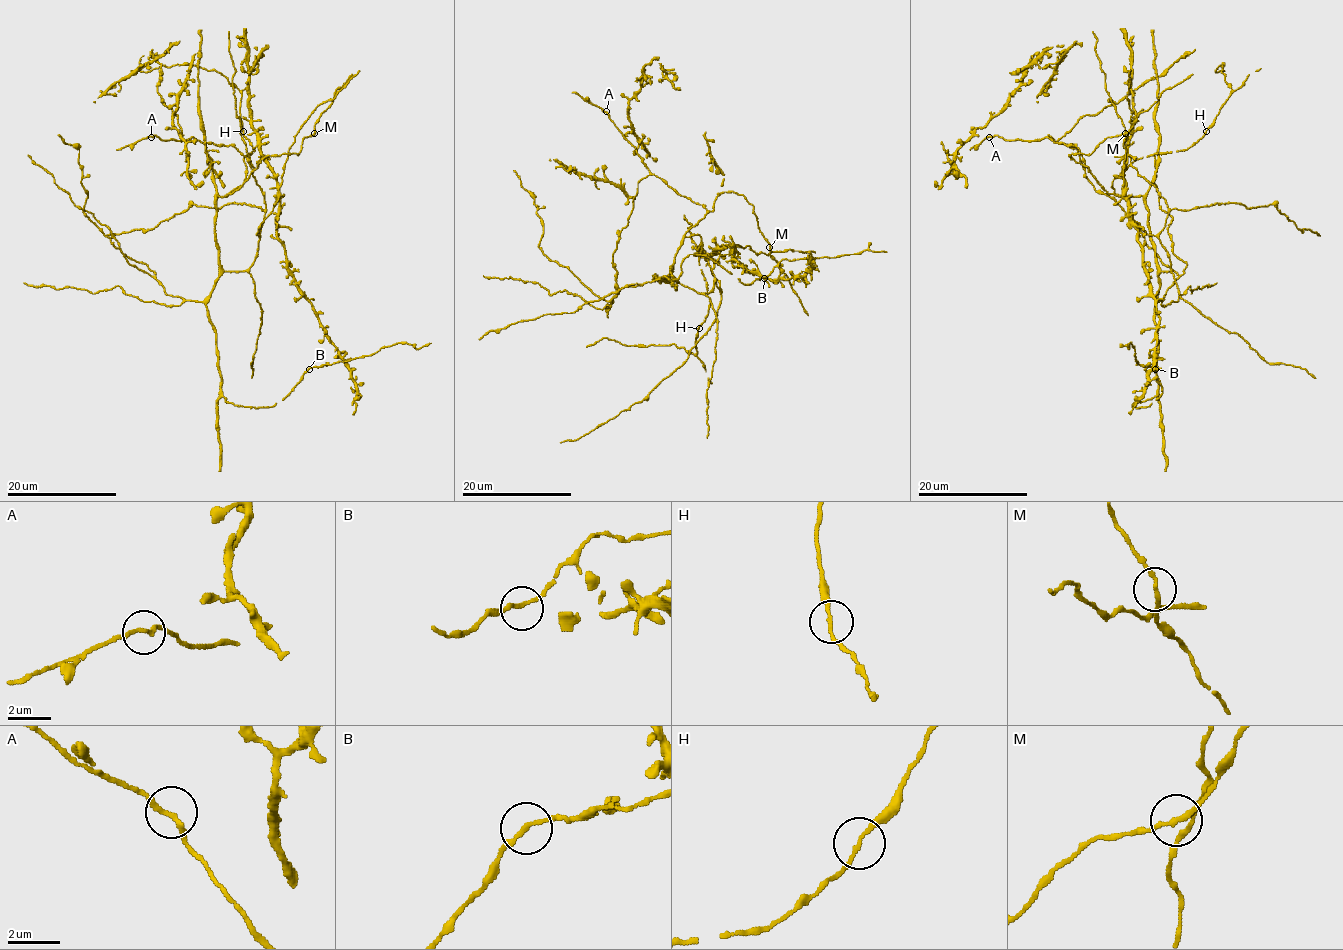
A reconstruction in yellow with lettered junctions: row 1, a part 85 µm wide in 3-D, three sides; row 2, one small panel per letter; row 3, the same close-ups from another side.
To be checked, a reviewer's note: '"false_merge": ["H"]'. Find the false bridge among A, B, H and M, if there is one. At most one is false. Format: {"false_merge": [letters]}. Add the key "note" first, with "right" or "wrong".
{"note": "wrong", "false_merge": []}

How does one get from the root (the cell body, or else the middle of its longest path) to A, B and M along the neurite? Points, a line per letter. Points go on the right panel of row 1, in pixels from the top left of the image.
A: (1151, 231), (1146, 200), (1141, 196), (1110, 194), (1074, 145), (1055, 143), (1048, 138), (1022, 141), (989, 137)
B: (1151, 231), (1155, 266), (1169, 271), (1166, 249), (1132, 212), (1159, 318), (1157, 345), (1144, 366), (1155, 369)
M: (1151, 231), (1148, 208), (1141, 196), (1110, 194), (1086, 165), (1069, 156), (1089, 154), (1108, 137), (1125, 134)

